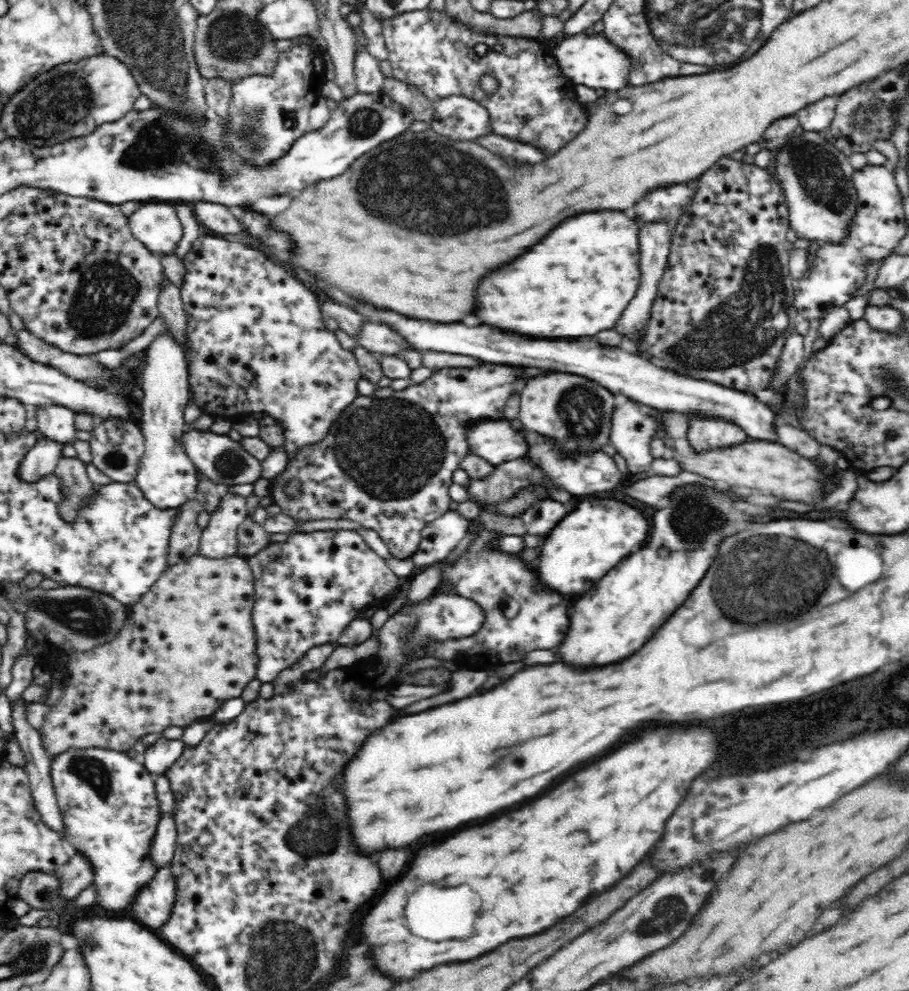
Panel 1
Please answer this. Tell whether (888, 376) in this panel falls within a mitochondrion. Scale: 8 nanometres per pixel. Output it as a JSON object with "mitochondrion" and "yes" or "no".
{"mitochondrion":"yes"}

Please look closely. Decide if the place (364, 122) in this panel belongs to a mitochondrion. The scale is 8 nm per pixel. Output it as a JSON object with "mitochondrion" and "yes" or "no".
{"mitochondrion":"yes"}

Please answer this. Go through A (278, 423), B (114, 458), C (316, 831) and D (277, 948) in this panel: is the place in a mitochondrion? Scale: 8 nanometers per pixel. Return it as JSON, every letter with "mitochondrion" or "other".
{"A":"other","B":"mitochondrion","C":"mitochondrion","D":"mitochondrion"}

